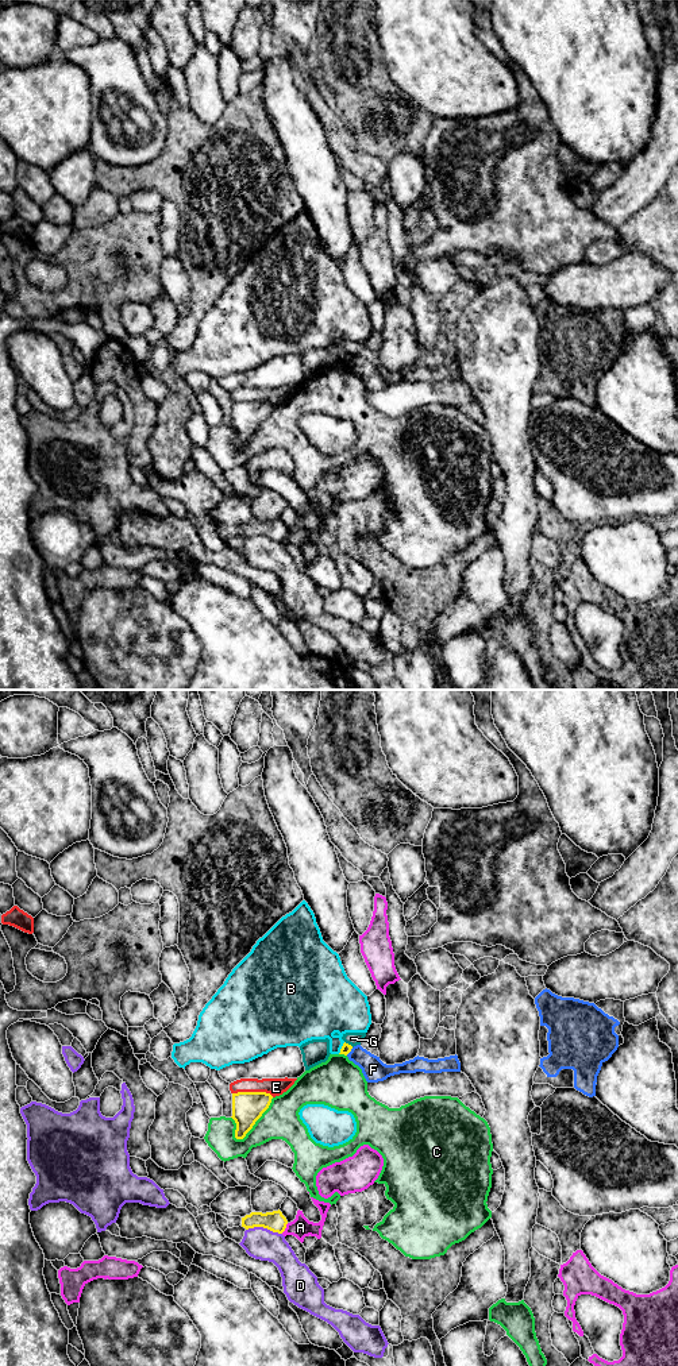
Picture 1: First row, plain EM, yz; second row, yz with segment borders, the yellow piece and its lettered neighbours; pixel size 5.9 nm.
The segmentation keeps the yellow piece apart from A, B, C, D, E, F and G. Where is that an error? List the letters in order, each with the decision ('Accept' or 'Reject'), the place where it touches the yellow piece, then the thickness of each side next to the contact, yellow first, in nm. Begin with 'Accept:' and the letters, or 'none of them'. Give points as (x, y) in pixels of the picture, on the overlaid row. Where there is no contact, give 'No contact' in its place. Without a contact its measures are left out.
Accept: none of them
A: Reject. Touches yellow at yz (285, 1227). Thickness 120 nm (yellow) against 120 nm
B: Reject. Touches yellow at yz (342, 1048). Thickness 60 nm (yellow) against 320 nm
C: Reject. Touches yellow at yz (257, 1119). Thickness 190 nm (yellow) against 220 nm
D: Reject. Touches yellow at yz (264, 1227). Thickness 120 nm (yellow) against 190 nm
E: Reject. Touches yellow at yz (253, 1092). Thickness 190 nm (yellow) against 110 nm
F: Reject. Touches yellow at yz (349, 1052). Thickness 60 nm (yellow) against 140 nm
G: Reject. Touches yellow at yz (347, 1044). Thickness 60 nm (yellow) against 80 nm

